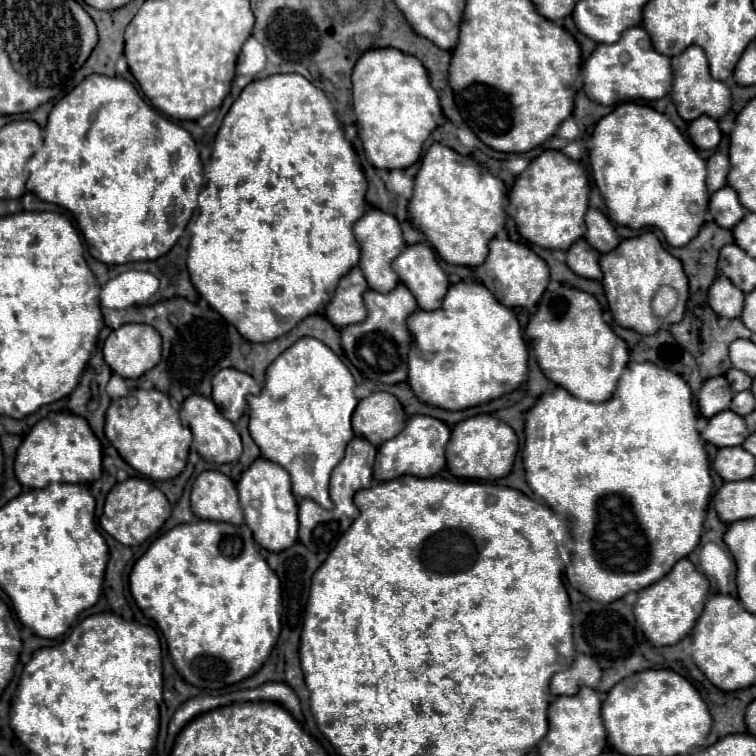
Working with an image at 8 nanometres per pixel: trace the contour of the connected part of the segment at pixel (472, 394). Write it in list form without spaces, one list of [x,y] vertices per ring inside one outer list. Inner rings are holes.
[[[479,282],[453,284],[443,300],[441,310],[419,310],[409,316],[409,330],[413,332],[415,344],[409,352],[407,382],[415,396],[425,404],[433,404],[445,410],[465,410],[513,392],[527,376],[529,352],[515,314],[503,304],[497,304],[497,300],[493,300],[493,294]]]

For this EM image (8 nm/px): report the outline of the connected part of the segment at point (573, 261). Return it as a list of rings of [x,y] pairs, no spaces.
[[[581,238],[567,250],[567,266],[581,278],[589,280],[601,280],[603,272],[599,266],[601,254],[595,248],[589,248],[589,244]]]

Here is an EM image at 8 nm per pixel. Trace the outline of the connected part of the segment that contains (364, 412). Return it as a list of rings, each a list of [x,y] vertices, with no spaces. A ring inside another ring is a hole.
[[[373,392],[371,396],[359,400],[353,412],[353,432],[363,436],[371,444],[379,446],[391,440],[405,428],[407,414],[403,412],[399,400],[389,392]]]

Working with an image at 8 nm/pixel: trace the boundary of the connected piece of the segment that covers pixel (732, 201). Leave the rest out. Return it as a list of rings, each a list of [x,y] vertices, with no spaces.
[[[725,186],[711,194],[709,212],[713,214],[717,226],[727,228],[727,230],[731,230],[747,214],[747,210],[741,208],[737,192],[731,186]]]

